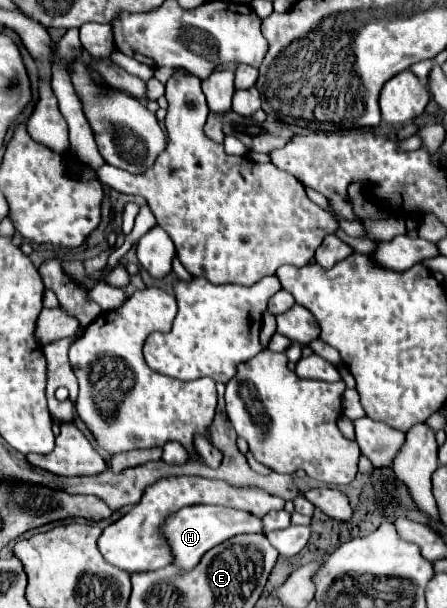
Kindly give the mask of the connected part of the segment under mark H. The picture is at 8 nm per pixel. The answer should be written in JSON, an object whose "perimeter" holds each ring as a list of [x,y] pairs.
{"perimeter":[[[189,505],[169,515],[159,527],[159,533],[163,535],[171,551],[171,557],[173,557],[171,563],[183,571],[189,571],[201,561],[201,557],[211,547],[231,539],[233,535],[261,533],[261,519],[247,515],[245,511],[239,511],[239,509],[229,509],[229,507],[219,507],[219,505]]]}

